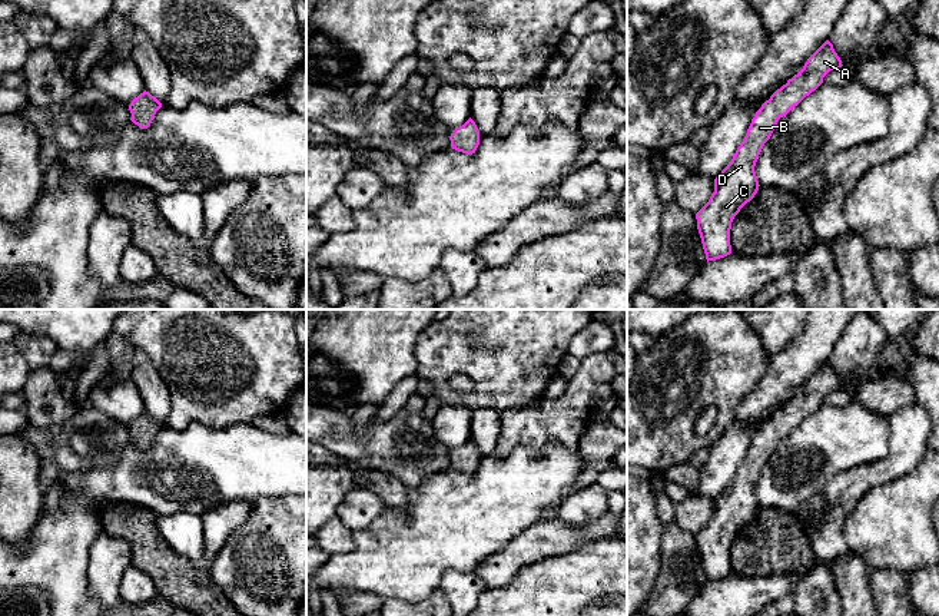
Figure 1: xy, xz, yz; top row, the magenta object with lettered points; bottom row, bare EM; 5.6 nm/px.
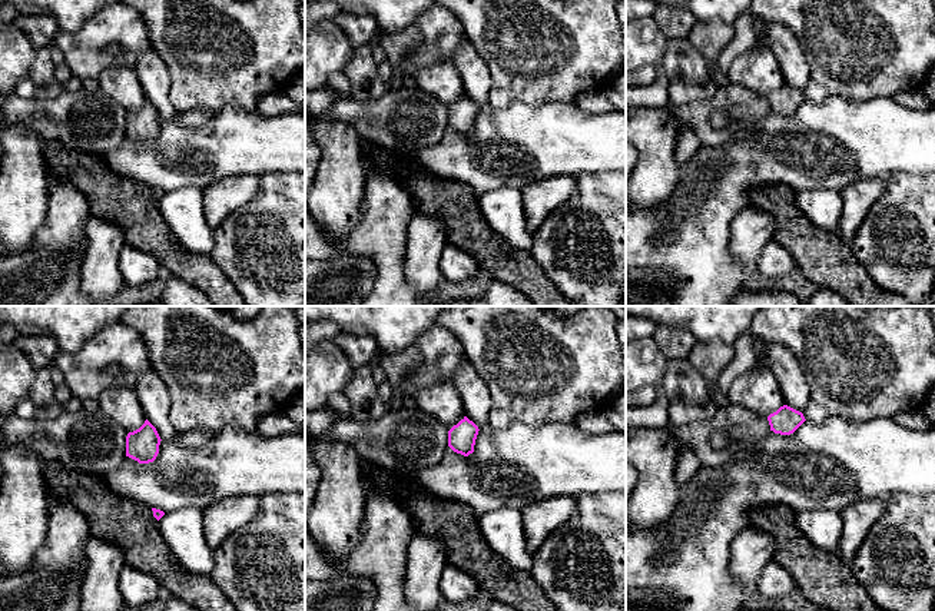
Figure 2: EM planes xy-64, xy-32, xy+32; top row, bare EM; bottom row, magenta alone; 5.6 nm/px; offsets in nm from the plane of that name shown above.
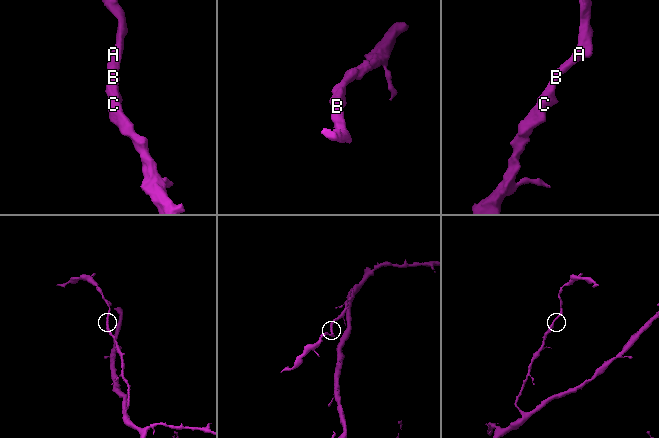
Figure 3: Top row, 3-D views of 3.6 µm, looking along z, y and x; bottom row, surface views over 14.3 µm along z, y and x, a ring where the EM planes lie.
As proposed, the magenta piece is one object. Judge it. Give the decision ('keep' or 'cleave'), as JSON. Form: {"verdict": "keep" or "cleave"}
{"verdict": "keep"}

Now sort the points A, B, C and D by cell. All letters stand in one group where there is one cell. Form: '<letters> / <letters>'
A B C D

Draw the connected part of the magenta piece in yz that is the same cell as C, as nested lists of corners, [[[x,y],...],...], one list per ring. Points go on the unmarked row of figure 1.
[[[826,361],[807,380],[803,390],[777,410],[756,433],[731,483],[714,500],[714,513],[709,523],[696,534],[707,583],[731,574],[731,543],[759,511],[754,487],[779,440],[814,413],[830,391],[842,390],[842,387],[833,365]]]

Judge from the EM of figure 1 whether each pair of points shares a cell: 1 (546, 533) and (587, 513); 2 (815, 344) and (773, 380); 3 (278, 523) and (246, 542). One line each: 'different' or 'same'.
1: different
2: same
3: same

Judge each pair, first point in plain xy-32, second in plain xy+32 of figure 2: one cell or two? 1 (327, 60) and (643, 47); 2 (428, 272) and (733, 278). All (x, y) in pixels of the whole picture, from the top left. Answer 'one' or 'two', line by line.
1: one
2: two

